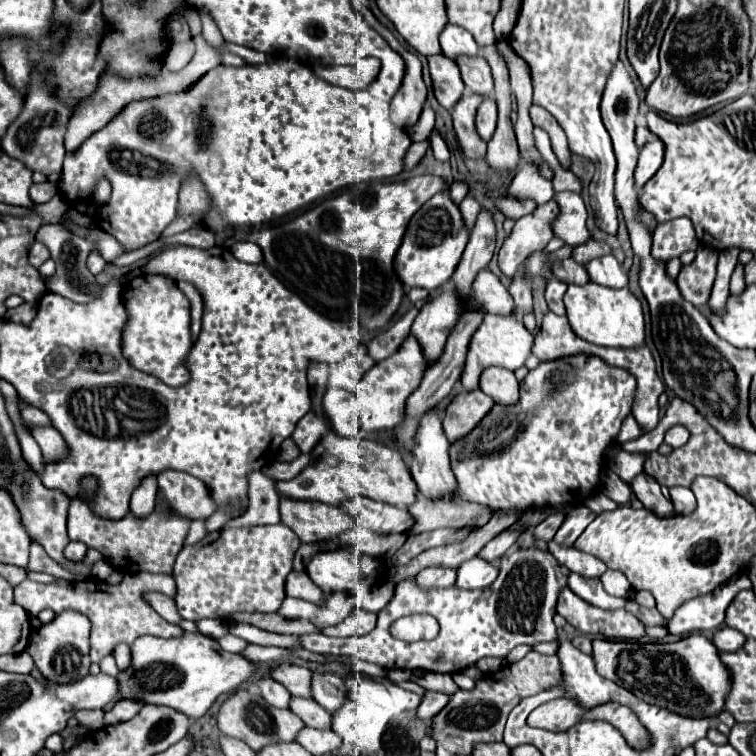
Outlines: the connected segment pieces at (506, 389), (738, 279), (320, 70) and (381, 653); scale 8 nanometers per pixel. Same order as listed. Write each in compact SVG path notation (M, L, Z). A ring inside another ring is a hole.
M491 366L489 370L485 370L485 374L481 376L481 390L497 404L513 406L519 402L519 382L515 374L499 366Z
M739 264L731 276L731 294L739 296L741 290L745 290L745 280L743 280L743 266Z
M364 58L353 66L317 66L315 74L335 86L349 90L365 90L379 72L375 58Z
M517 548L515 552L509 552L501 558L499 566L499 576L489 586L489 590L461 590L457 586L445 588L445 590L419 590L411 580L399 582L395 586L395 594L389 600L389 604L377 614L377 626L373 632L365 636L355 636L355 638L329 638L321 632L315 634L305 634L303 636L303 648L319 654L341 654L341 656L353 656L357 660L367 660L373 664L379 664L385 670L393 668L407 668L407 670L427 670L427 672L441 672L441 674L453 674L461 672L469 666L473 666L477 660L495 656L495 658L505 658L515 646L519 644L537 644L537 642L547 642L555 640L555 604L557 604L557 594L561 586L567 586L567 574L569 570L561 566L549 552L543 552L539 548ZM409 614L431 614L437 618L441 630L439 636L433 640L421 640L421 642L403 642L395 640L389 634L389 626Z

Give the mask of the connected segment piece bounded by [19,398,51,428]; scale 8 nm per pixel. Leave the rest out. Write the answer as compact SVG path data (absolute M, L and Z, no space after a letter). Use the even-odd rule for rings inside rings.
M19 398L19 414L21 414L21 420L25 422L25 426L51 426L51 420L47 418L47 414L31 404L27 404L25 400Z

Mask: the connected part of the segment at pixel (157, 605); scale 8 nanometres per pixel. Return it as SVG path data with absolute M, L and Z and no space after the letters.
M149 592L149 594L147 594L147 600L149 600L149 604L151 604L167 622L179 624L179 622L183 620L181 614L177 612L177 606L175 606L175 600L173 600L173 598L167 598L167 596L161 594L161 592Z

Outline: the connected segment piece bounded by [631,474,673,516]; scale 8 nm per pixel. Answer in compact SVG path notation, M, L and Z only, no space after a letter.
M641 474L635 476L631 482L633 494L637 496L637 500L651 512L655 512L657 516L671 516L673 514L673 504L661 494L661 486L657 484L655 478Z

